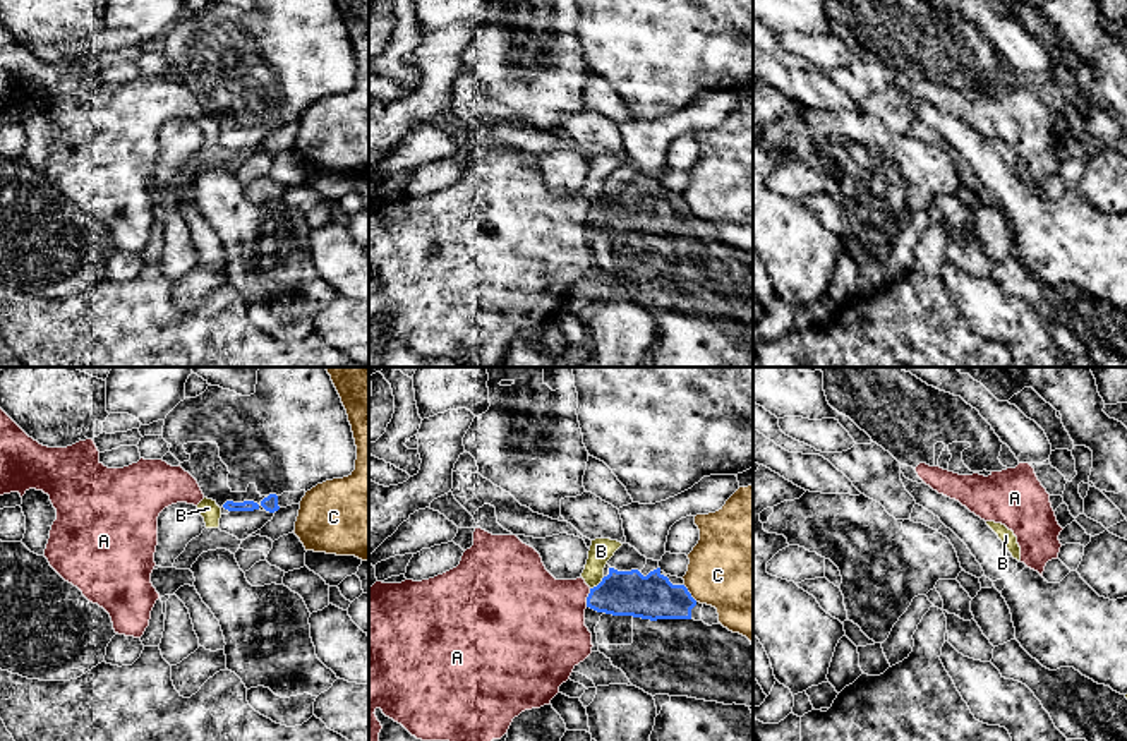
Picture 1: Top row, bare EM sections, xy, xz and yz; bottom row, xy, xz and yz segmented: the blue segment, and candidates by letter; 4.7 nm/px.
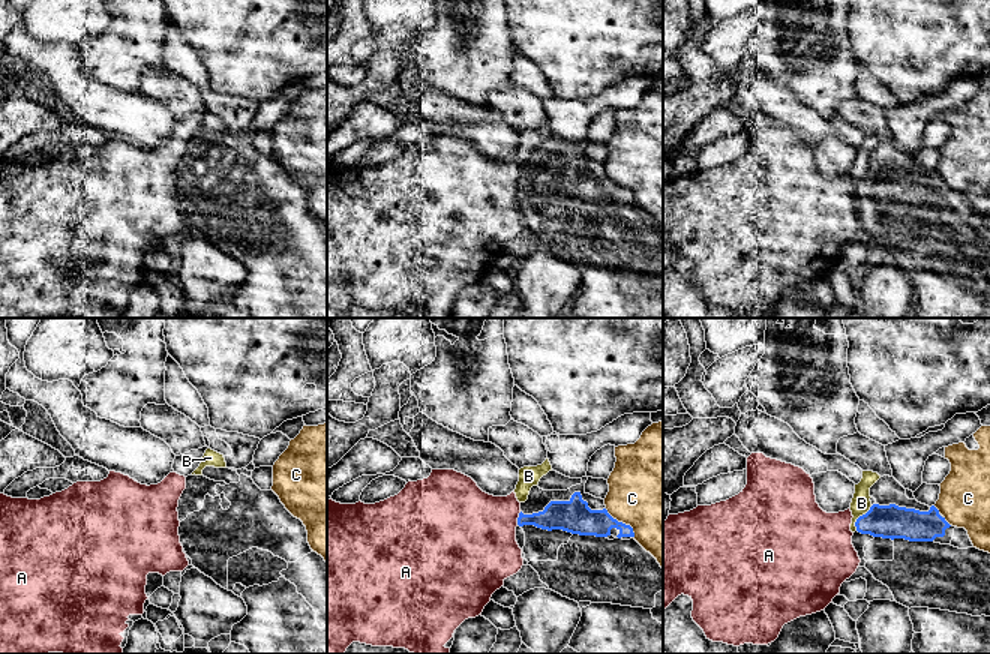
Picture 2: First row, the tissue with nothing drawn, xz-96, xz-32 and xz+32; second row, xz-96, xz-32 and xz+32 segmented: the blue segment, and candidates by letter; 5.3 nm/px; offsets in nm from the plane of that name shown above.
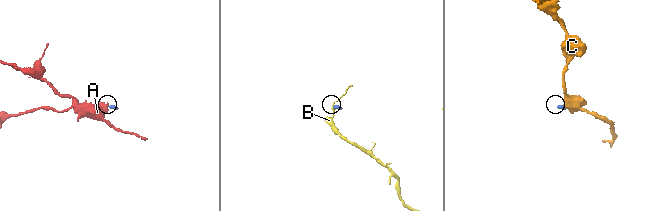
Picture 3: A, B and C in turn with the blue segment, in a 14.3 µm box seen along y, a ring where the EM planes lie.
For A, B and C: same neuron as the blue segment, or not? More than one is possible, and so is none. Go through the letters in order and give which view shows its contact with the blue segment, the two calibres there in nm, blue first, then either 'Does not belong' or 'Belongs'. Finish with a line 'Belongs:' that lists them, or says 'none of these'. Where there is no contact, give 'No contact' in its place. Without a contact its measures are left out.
A: Touches blue in xz. Thickness 200 nm (blue) against 420 nm. Does not belong
B: Touches blue in xz. Thickness 200 nm (blue) against 110 nm. Does not belong
C: Touches blue in xz. Thickness 220 nm (blue) against 420 nm. Does not belong
Belongs: none of these

